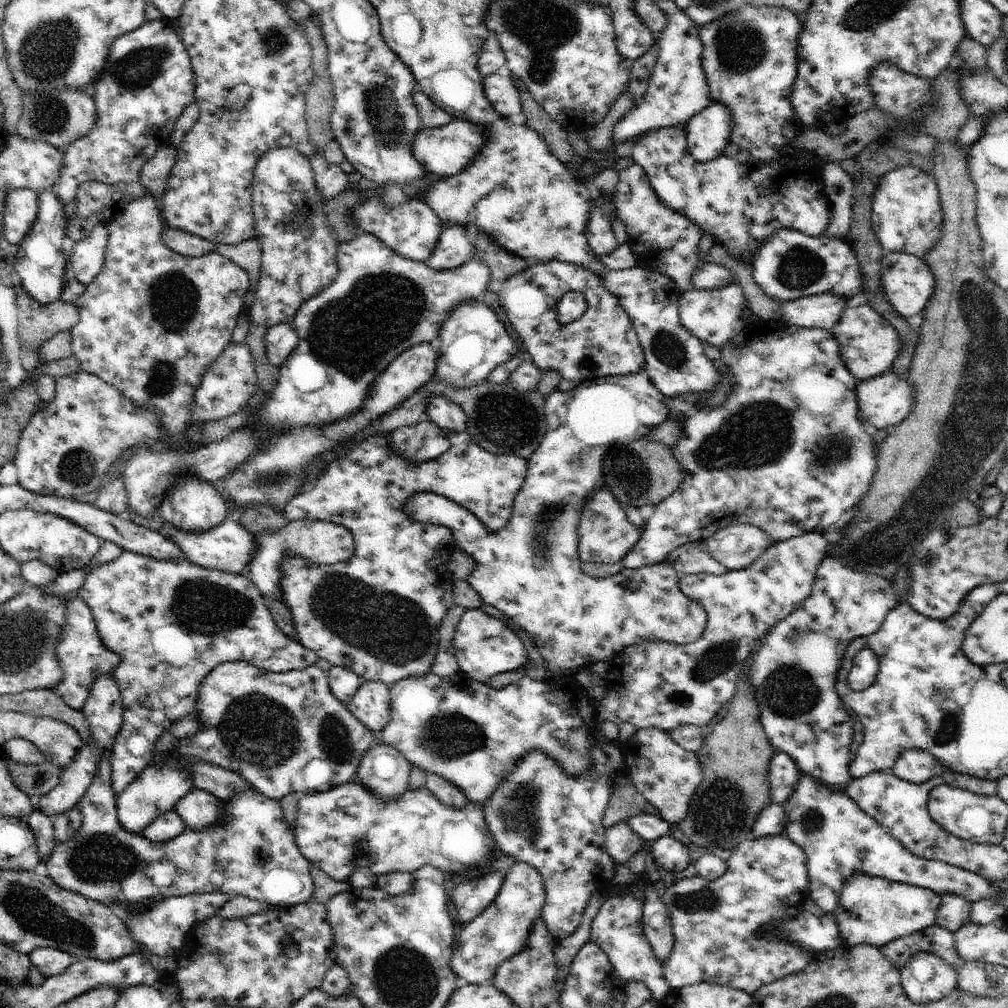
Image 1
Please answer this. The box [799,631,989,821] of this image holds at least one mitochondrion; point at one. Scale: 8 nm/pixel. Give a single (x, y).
(950, 730)

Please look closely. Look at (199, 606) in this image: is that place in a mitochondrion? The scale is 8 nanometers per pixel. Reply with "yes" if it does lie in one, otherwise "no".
yes

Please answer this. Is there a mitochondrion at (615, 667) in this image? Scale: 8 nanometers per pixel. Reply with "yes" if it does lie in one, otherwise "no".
no

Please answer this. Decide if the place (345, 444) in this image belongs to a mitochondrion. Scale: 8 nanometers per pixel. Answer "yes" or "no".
no

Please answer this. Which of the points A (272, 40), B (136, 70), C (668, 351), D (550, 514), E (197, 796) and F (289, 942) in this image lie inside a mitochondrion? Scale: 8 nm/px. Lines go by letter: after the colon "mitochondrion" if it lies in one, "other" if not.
A: mitochondrion
B: mitochondrion
C: mitochondrion
D: mitochondrion
E: other
F: other

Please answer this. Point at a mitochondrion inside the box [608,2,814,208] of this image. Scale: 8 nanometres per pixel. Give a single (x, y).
(740, 45)

